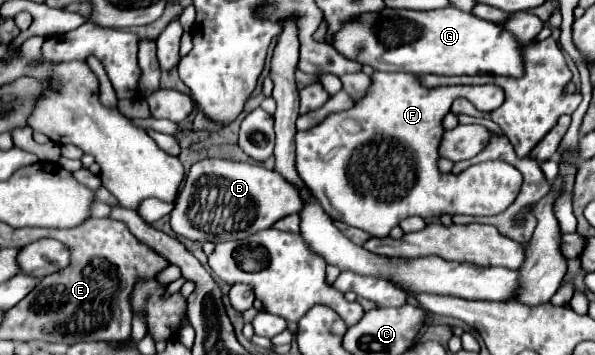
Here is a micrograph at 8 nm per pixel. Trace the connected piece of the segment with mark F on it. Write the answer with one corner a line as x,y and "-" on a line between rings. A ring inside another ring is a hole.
374,72
372,86
368,94
352,106
352,110
336,112
324,118
318,126
296,134
296,172
302,182
308,186
312,196
318,200
322,210
332,218
348,226
366,230
376,238
388,236
388,232
398,226
400,220
408,216
420,218
440,218
442,214
466,214
466,216
496,216
504,212
518,196
522,186
522,174
508,162
482,162
464,170
464,174
442,174
438,170
438,146
444,136
442,120
450,112
452,102
458,96
468,98
478,110
496,110
504,102
504,92
498,86
440,86
424,88
420,86
420,76
406,72
-
364,182
382,182
382,200
372,196
372,190
362,194
356,188
362,188

